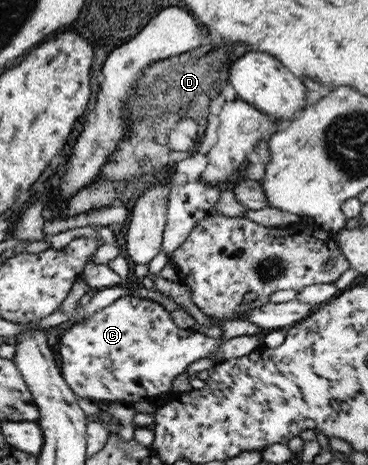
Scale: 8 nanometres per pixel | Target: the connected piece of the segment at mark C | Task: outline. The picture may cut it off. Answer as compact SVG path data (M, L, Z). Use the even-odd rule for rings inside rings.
M122 296L110 303L110 305L104 307L104 309L99 309L86 317L83 317L81 320L74 322L67 330L58 335L58 341L56 345L55 354L59 362L58 366L61 370L61 376L63 381L68 385L68 388L71 389L72 394L76 395L77 398L89 399L94 402L99 401L123 401L131 405L135 401L141 400L150 400L154 401L160 395L165 393L170 393L172 379L176 375L185 372L188 369L188 365L201 357L212 357L215 356L217 359L216 363L220 361L229 360L232 358L242 357L250 353L256 346L261 343L260 335L256 336L247 336L243 335L240 337L231 337L230 339L219 339L208 337L199 331L192 330L191 328L182 329L178 327L169 316L169 313L162 307L158 302L151 302L146 298L139 298L134 296Z

